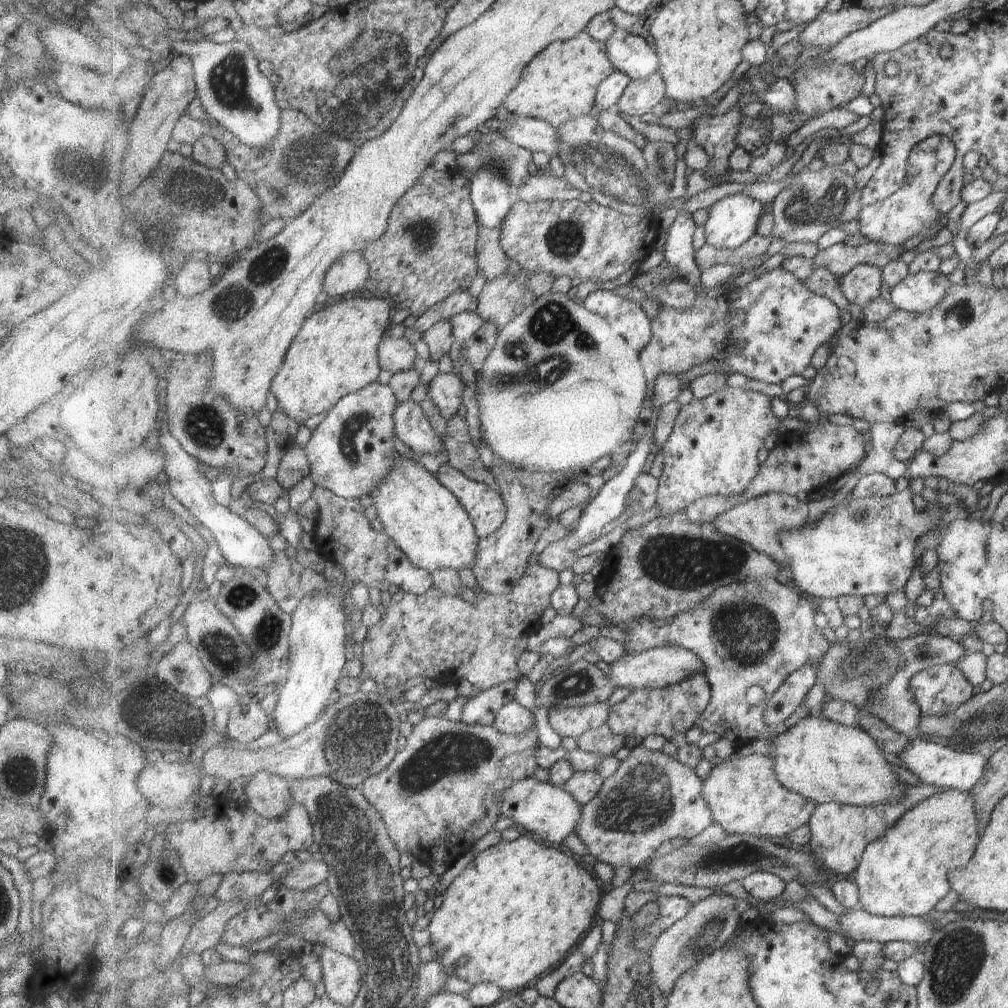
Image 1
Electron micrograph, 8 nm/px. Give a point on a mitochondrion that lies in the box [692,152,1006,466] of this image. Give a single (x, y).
(959, 315)

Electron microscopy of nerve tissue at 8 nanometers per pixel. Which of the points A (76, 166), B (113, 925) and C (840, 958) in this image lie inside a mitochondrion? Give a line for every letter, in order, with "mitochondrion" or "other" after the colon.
A: mitochondrion
B: other
C: other

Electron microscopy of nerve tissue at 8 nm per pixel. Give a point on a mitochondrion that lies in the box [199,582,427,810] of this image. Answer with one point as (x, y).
(359, 737)

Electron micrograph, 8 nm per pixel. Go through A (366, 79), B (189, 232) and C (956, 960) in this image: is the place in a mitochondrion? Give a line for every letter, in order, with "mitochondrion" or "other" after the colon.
A: mitochondrion
B: other
C: mitochondrion

